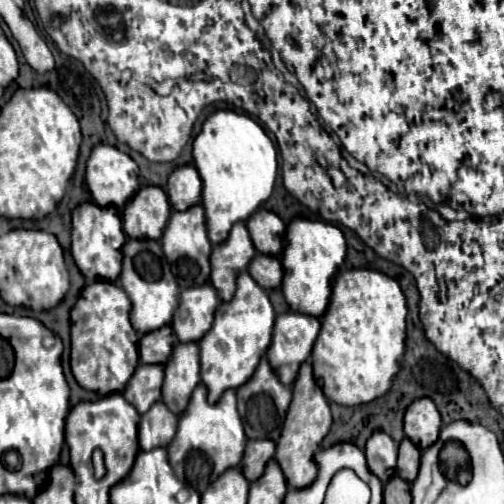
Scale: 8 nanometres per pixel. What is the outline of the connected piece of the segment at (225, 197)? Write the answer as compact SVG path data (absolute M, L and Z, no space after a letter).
M215 111L193 141L193 157L203 179L201 205L207 215L209 239L219 245L227 241L235 223L247 221L271 197L277 177L277 151L263 127L247 113Z

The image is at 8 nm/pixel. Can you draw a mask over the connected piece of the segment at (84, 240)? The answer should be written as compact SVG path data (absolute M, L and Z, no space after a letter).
M81 203L73 211L73 235L71 235L71 253L83 273L83 277L93 281L117 281L121 263L123 263L123 243L127 241L123 233L123 223L115 207L99 207L95 203Z

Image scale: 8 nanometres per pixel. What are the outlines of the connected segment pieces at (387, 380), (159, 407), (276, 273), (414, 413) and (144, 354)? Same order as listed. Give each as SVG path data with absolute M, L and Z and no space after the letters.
M351 269L339 271L333 281L333 293L329 307L321 319L321 333L313 345L313 371L315 379L321 385L325 397L333 403L355 407L363 403L371 403L387 391L391 391L391 383L395 375L399 375L399 367L403 367L403 351L407 341L407 301L395 279L381 271L371 269Z
M157 401L147 413L141 415L139 423L139 447L151 451L155 447L167 447L175 437L179 417L173 415L163 401Z
M255 255L253 261L249 263L249 275L265 289L277 289L283 281L283 265L279 257L273 255Z
M417 399L405 413L405 435L425 451L435 443L441 431L441 415L431 399Z
M169 325L161 327L159 331L151 331L151 333L143 335L139 341L141 361L151 363L151 365L167 363L175 343L177 343L177 339L175 339L175 333L171 331Z

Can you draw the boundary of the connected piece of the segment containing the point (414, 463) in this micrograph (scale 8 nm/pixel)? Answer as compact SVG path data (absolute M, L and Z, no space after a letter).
M405 437L399 445L399 459L397 459L397 475L401 479L407 479L407 483L415 481L415 475L419 473L421 463L421 451Z

